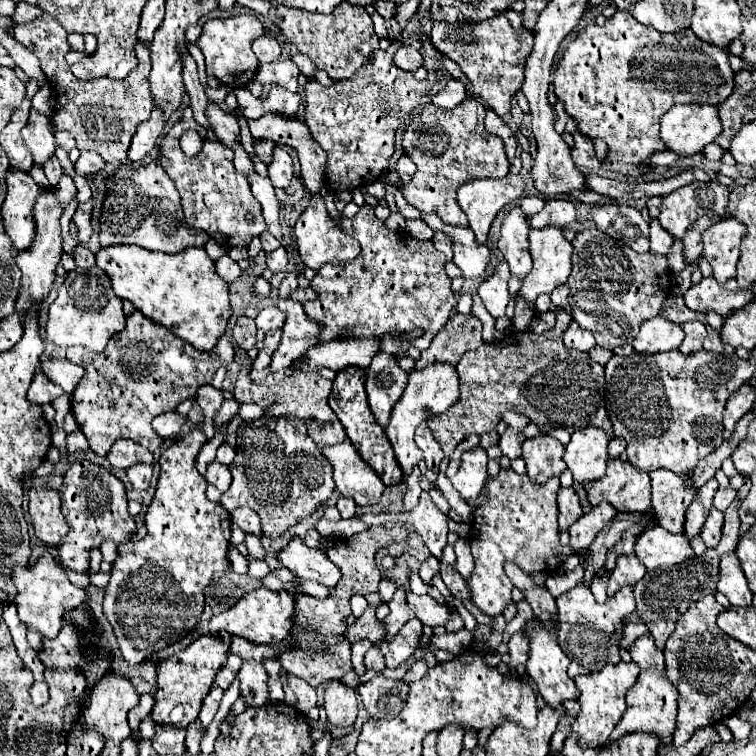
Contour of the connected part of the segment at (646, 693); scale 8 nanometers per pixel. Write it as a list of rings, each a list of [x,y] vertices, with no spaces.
[[[651,635],[639,637],[633,647],[629,649],[633,661],[641,667],[637,683],[627,691],[627,711],[621,719],[621,723],[615,727],[611,733],[609,741],[619,739],[625,733],[635,733],[635,731],[655,731],[661,737],[661,743],[669,745],[675,729],[675,717],[677,717],[677,689],[673,683],[669,683],[667,673],[665,673],[665,663],[663,663],[663,653],[655,647],[655,639]]]

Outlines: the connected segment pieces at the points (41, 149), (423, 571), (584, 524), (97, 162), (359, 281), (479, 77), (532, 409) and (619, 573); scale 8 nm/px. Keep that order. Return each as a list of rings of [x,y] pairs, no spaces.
[[[31,109],[29,121],[23,127],[23,141],[29,147],[35,165],[43,167],[55,155],[55,137],[49,129],[49,119]]]
[[[431,555],[431,557],[427,557],[427,559],[425,559],[425,563],[421,565],[419,575],[421,575],[423,583],[431,585],[431,579],[433,579],[437,573],[439,573],[439,559],[433,559],[433,555]]]
[[[599,503],[597,507],[593,507],[591,513],[585,513],[583,517],[579,517],[571,527],[571,547],[575,549],[575,553],[581,553],[585,547],[589,547],[589,543],[593,543],[593,539],[597,537],[597,533],[617,515],[617,509],[613,509],[613,505],[609,503]]]
[[[81,151],[81,157],[75,163],[75,171],[81,173],[81,175],[91,175],[91,173],[101,171],[103,165],[105,165],[105,161],[97,153],[93,153],[93,151]]]
[[[363,205],[351,219],[339,217],[333,223],[359,241],[361,253],[353,261],[325,263],[311,281],[317,299],[305,303],[305,313],[325,325],[319,341],[349,337],[381,339],[383,335],[401,335],[421,329],[423,335],[405,341],[397,357],[403,357],[409,345],[427,349],[437,331],[449,321],[455,305],[451,279],[443,269],[447,261],[445,255],[433,247],[431,239],[419,241],[407,233],[387,229],[387,225],[375,217],[371,205]]]
[[[505,11],[497,17],[487,19],[481,23],[483,31],[473,33],[473,41],[465,41],[461,35],[455,33],[449,25],[435,23],[431,29],[431,45],[439,49],[443,55],[459,63],[461,71],[469,77],[477,95],[491,105],[497,115],[505,115],[511,107],[511,97],[523,83],[525,61],[533,49],[533,33],[521,25],[521,13]]]
[[[557,309],[557,325],[545,333],[513,331],[505,339],[483,343],[479,349],[463,355],[457,363],[461,399],[443,415],[427,421],[431,433],[443,447],[445,457],[451,457],[453,449],[465,437],[495,431],[503,411],[517,411],[529,417],[543,433],[549,433],[555,427],[575,433],[577,429],[593,425],[605,429],[607,437],[613,439],[613,427],[605,411],[603,365],[593,363],[587,353],[563,345],[561,335],[569,327],[569,321],[571,315]]]
[[[619,555],[615,569],[609,573],[609,589],[607,595],[611,597],[617,593],[623,585],[635,585],[643,575],[645,567],[641,567],[641,561],[635,555]]]

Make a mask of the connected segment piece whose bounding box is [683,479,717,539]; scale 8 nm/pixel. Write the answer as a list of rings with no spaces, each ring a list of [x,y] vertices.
[[[709,479],[703,487],[699,487],[693,503],[689,505],[689,509],[687,509],[687,513],[685,513],[683,537],[693,539],[693,537],[701,535],[701,527],[703,527],[707,515],[709,515],[711,501],[713,501],[715,491],[717,491],[717,481],[715,481],[715,479]]]

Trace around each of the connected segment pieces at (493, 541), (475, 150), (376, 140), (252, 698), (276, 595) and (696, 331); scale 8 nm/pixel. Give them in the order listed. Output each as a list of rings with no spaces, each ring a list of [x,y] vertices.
[[[501,469],[497,477],[485,481],[485,503],[473,511],[473,531],[469,537],[471,553],[475,559],[473,575],[467,579],[471,601],[489,617],[497,617],[505,611],[511,599],[511,581],[505,575],[505,563],[511,561],[523,571],[555,571],[573,549],[559,543],[557,531],[557,489],[559,477],[539,485],[527,475],[519,475],[513,469]]]
[[[467,97],[453,111],[433,107],[431,103],[411,119],[403,137],[403,149],[417,165],[417,173],[403,185],[403,195],[421,213],[437,213],[447,225],[467,227],[467,215],[457,203],[457,189],[471,179],[505,177],[509,173],[503,141],[485,131],[485,115],[485,105],[475,97]]]
[[[393,39],[389,49],[377,49],[371,53],[371,63],[365,63],[351,79],[335,81],[331,87],[323,87],[311,79],[303,87],[307,99],[305,123],[313,139],[327,153],[325,181],[333,193],[359,189],[389,169],[399,125],[423,109],[433,87],[443,77],[443,71],[431,71],[427,79],[417,81],[411,71],[399,69],[393,61],[399,47],[403,43]]]
[[[245,659],[239,671],[239,679],[241,679],[241,695],[247,697],[249,707],[269,703],[269,693],[267,693],[269,675],[259,661]]]
[[[259,587],[251,593],[247,593],[245,597],[239,599],[237,605],[233,605],[231,609],[219,613],[213,617],[211,627],[219,629],[219,631],[229,631],[231,635],[243,637],[251,643],[265,643],[265,645],[273,645],[273,643],[281,643],[289,629],[291,629],[291,615],[295,611],[295,599],[293,595],[289,595],[287,591],[271,591],[265,587]]]
[[[695,319],[695,321],[687,321],[687,323],[681,323],[681,329],[685,331],[685,339],[679,347],[681,353],[689,355],[689,353],[695,353],[695,351],[701,351],[701,345],[703,345],[703,339],[707,335],[707,329],[705,325]]]

